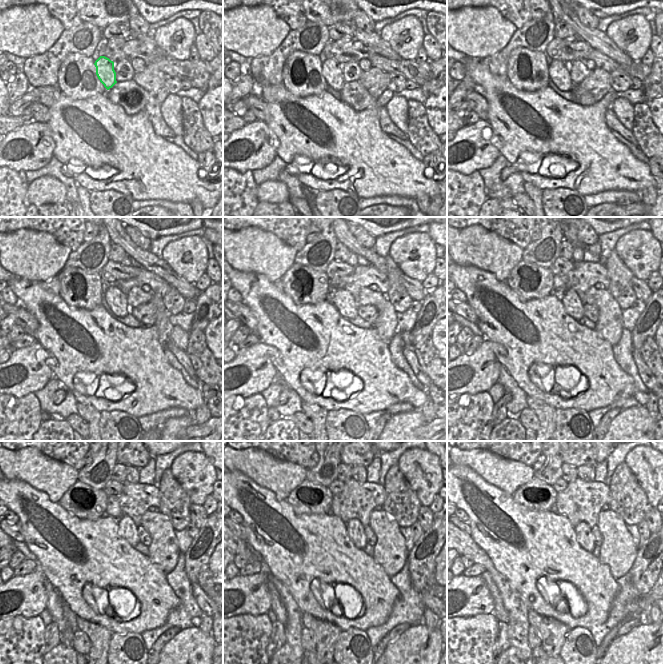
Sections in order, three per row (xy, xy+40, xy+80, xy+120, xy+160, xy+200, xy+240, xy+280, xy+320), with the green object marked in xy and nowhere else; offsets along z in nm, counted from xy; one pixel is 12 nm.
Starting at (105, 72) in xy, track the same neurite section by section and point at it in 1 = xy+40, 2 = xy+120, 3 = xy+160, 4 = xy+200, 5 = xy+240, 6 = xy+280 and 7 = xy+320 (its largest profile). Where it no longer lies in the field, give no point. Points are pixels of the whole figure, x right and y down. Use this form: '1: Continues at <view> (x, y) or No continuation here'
1: Continues at xy+40 (331, 70)
2: Continues at xy+120 (114, 300)
3: Continues at xy+160 (343, 300)
4: Continues at xy+200 (573, 306)
5: Continues at xy+240 (127, 529)
6: Continues at xy+280 (355, 529)
7: Continues at xy+320 (584, 536)

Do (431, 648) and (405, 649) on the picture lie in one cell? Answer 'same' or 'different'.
same

